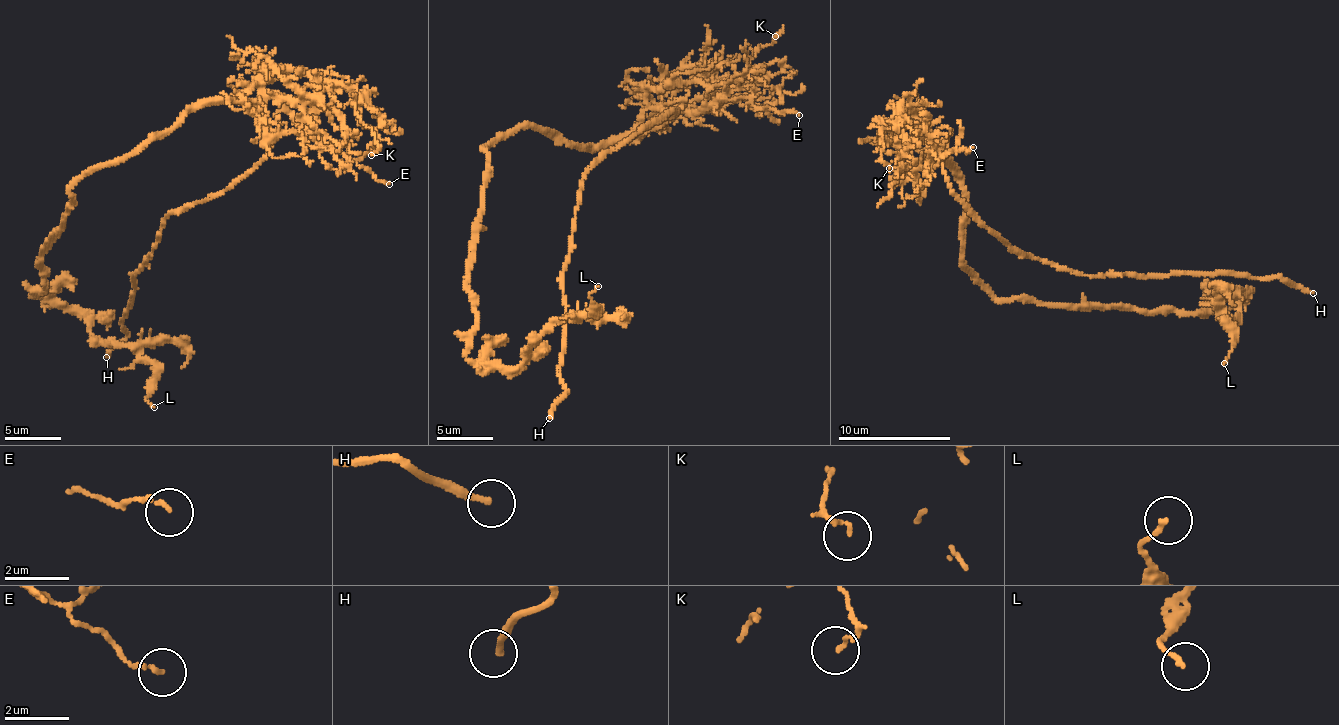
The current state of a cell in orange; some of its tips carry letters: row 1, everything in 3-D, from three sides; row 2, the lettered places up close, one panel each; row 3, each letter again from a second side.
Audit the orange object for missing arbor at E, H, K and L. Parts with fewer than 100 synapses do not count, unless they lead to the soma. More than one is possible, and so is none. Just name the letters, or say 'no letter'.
H

